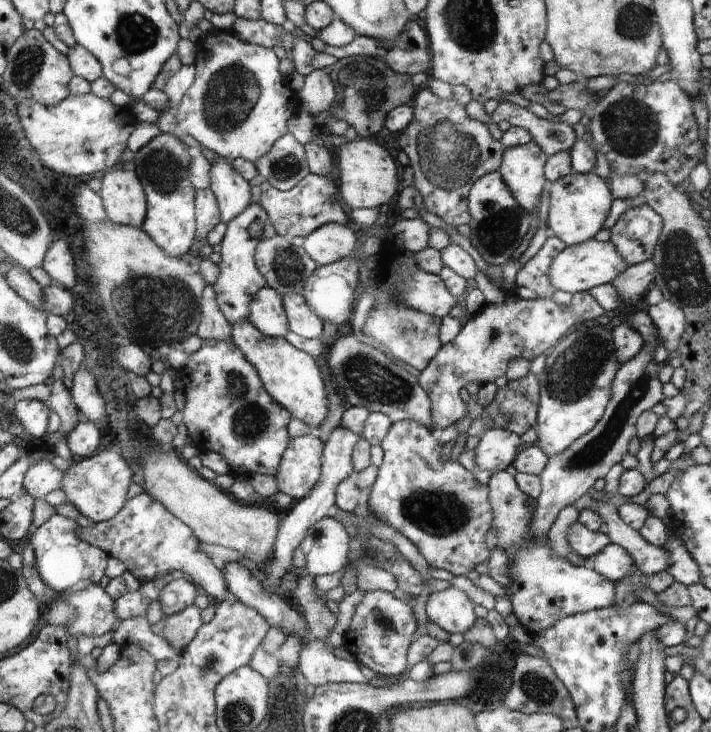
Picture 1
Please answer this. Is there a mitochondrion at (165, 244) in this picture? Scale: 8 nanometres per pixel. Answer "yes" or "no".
no

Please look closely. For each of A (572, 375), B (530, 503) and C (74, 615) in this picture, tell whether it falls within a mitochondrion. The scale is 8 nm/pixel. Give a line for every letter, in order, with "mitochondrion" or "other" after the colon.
A: mitochondrion
B: other
C: mitochondrion

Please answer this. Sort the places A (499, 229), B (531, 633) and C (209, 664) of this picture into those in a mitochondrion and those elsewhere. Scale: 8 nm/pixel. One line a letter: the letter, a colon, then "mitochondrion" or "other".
A: mitochondrion
B: other
C: mitochondrion

